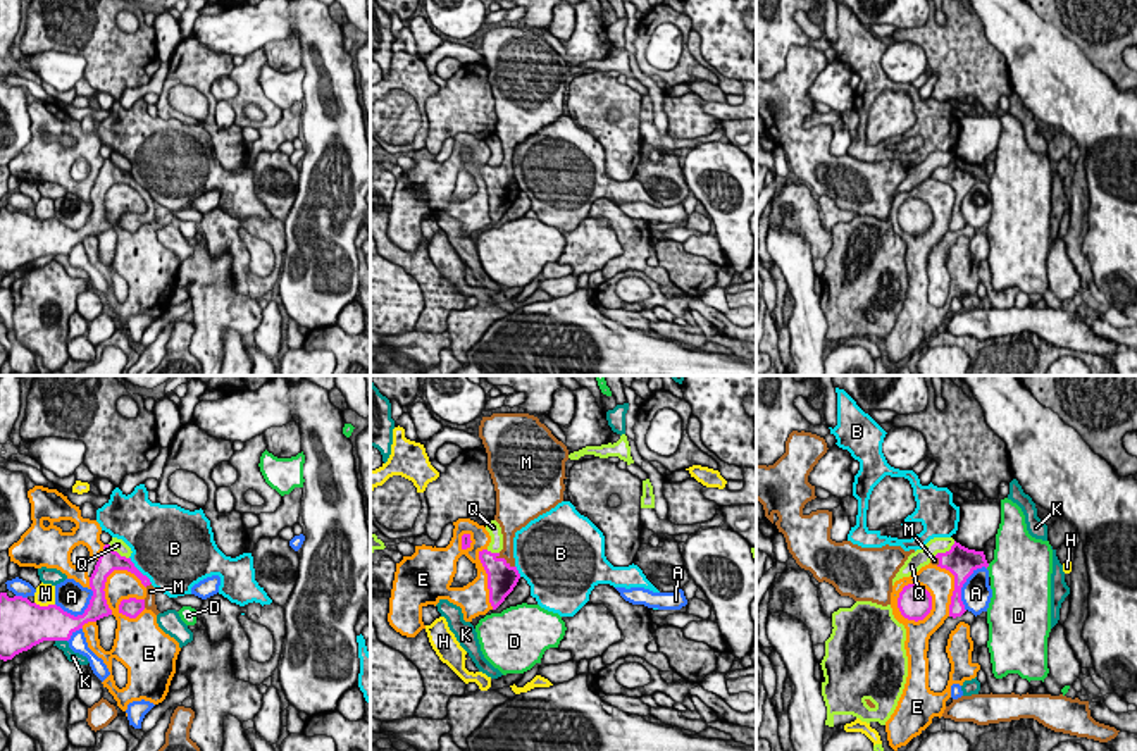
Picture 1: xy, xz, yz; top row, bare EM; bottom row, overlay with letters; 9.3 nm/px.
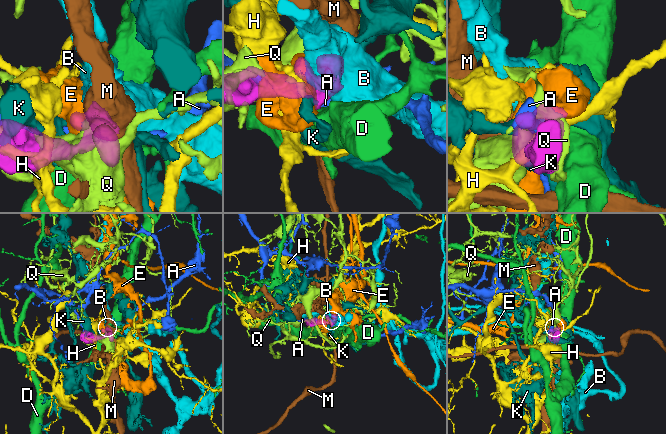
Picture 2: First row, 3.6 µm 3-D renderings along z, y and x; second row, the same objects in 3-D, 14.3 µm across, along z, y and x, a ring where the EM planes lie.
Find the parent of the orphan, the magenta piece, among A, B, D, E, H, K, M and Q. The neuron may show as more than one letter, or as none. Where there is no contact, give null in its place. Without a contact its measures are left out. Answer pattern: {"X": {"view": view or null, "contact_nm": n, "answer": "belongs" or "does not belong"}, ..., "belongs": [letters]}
{"A": {"view": "yz", "contact_nm": 460, "answer": "does not belong"}, "B": {"view": "xy", "contact_nm": 340, "answer": "does not belong"}, "D": {"view": "yz", "contact_nm": 60, "answer": "does not belong"}, "E": {"view": "yz", "contact_nm": 400, "answer": "does not belong"}, "H": {"view": "xy", "contact_nm": 190, "answer": "does not belong"}, "K": {"view": "xy", "contact_nm": 110, "answer": "does not belong"}, "M": {"view": "xz", "contact_nm": 220, "answer": "belongs"}, "Q": {"view": "yz", "contact_nm": 260, "answer": "does not belong"}, "belongs": ["M"]}

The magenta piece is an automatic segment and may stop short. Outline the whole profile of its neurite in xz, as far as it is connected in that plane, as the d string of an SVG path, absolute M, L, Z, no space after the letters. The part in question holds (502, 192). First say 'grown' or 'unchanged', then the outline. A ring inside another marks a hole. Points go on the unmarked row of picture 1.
grown; M493 28L491 31L482 31L479 52L488 67L488 84L496 105L494 134L503 148L503 164L500 167L479 165L479 174L488 188L489 217L496 224L520 193L513 172L515 146L563 115L568 64L537 31L529 28Z

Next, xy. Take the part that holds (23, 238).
grown; M105 158L90 191L93 210L83 229L74 231L57 219L40 220L28 212L9 212L7 207L0 207L0 274L12 274L43 255L69 255L84 238L112 229L103 203L114 184L134 188L146 202L145 214L122 214L119 227L129 233L136 233L145 222L155 229L160 227L150 193L134 181L131 172L121 171L110 158Z

